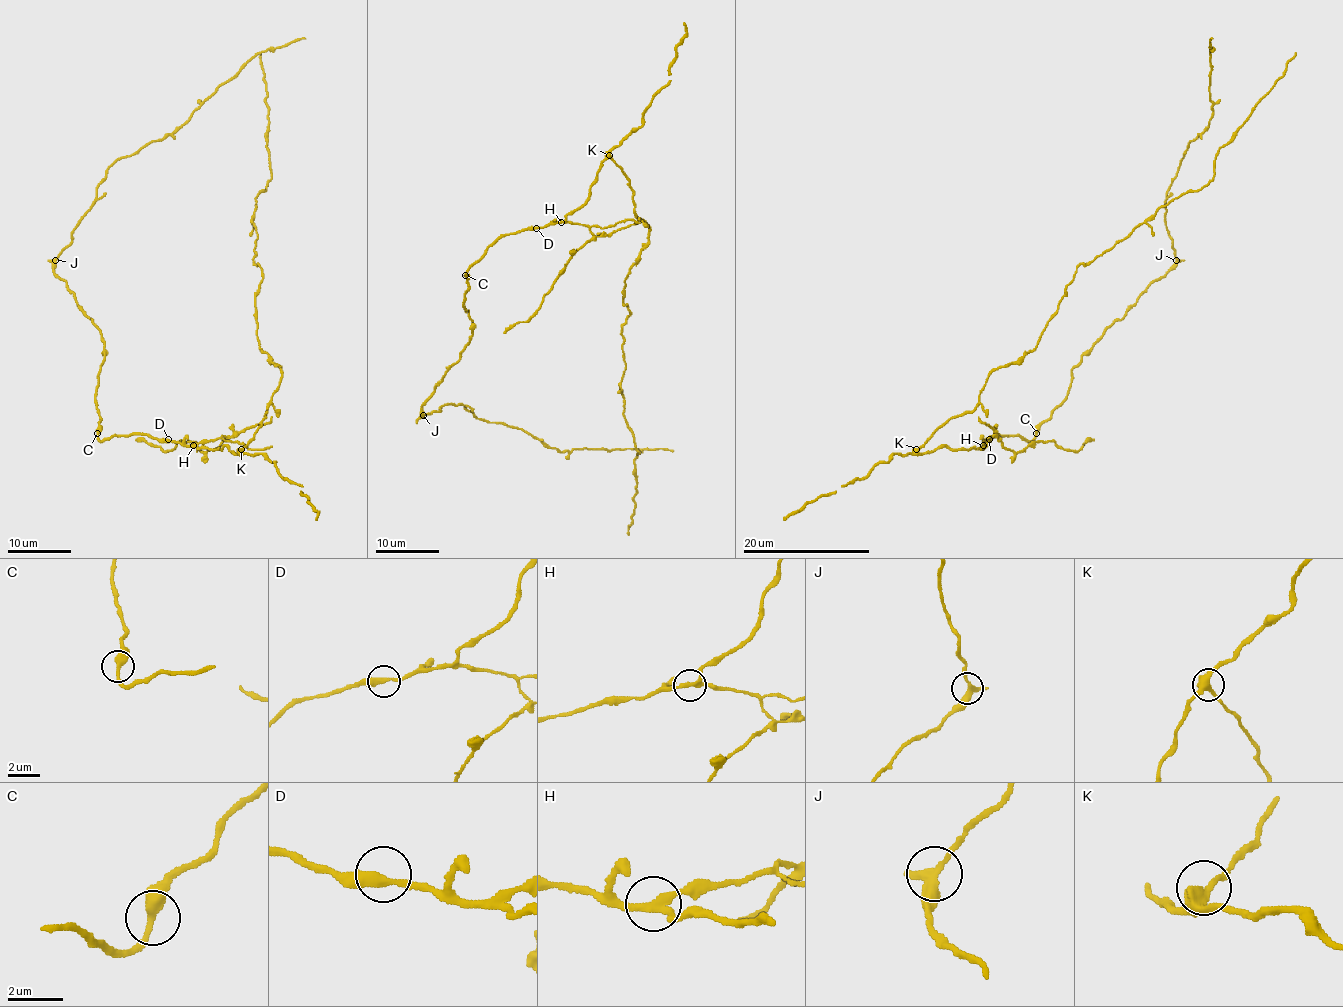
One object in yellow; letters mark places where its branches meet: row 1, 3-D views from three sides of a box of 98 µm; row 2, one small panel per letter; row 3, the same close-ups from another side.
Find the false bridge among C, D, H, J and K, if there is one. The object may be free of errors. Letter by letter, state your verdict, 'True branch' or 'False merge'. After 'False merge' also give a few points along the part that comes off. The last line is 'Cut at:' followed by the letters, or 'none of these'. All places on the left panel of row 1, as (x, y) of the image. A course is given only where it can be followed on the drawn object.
C: True branch
D: True branch
H: False merge. Course of the part to remove: (194, 445), (221, 436), (225, 439), (206, 452), (184, 441), (162, 450), (135, 439)
J: True branch
K: True branch
Cut at: H

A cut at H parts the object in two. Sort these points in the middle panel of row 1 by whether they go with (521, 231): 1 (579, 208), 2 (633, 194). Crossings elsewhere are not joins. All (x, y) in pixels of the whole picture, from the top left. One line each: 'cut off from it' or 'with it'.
1: with it
2: with it

